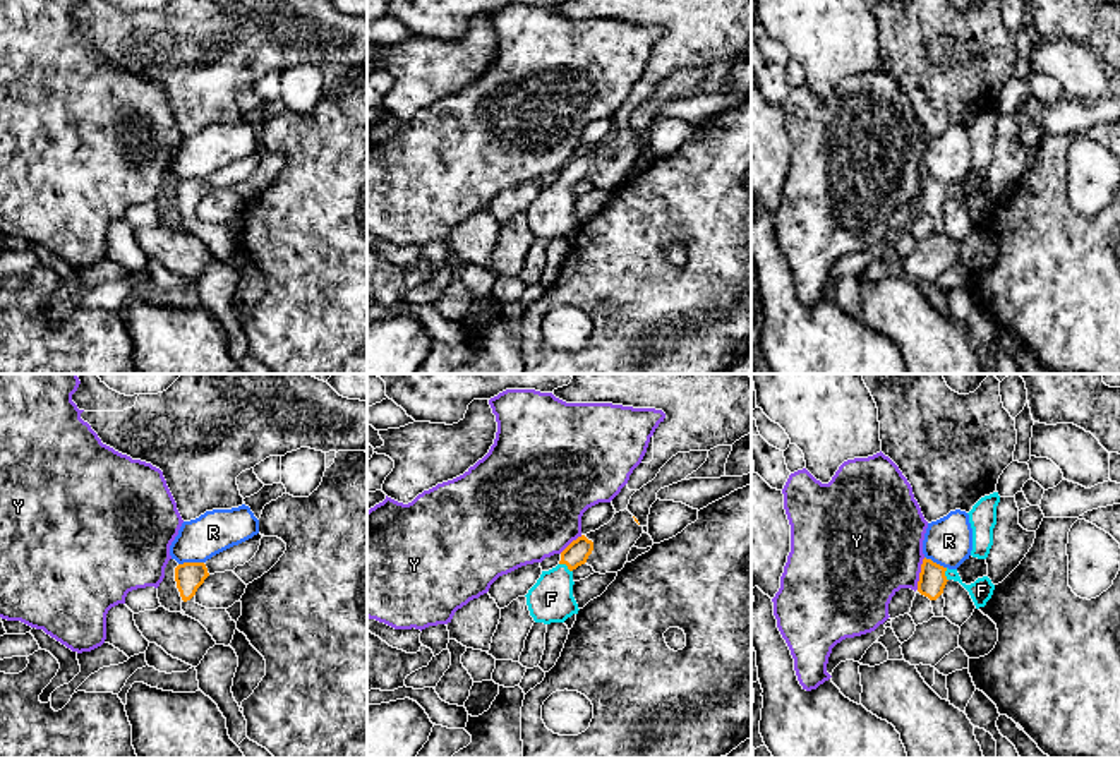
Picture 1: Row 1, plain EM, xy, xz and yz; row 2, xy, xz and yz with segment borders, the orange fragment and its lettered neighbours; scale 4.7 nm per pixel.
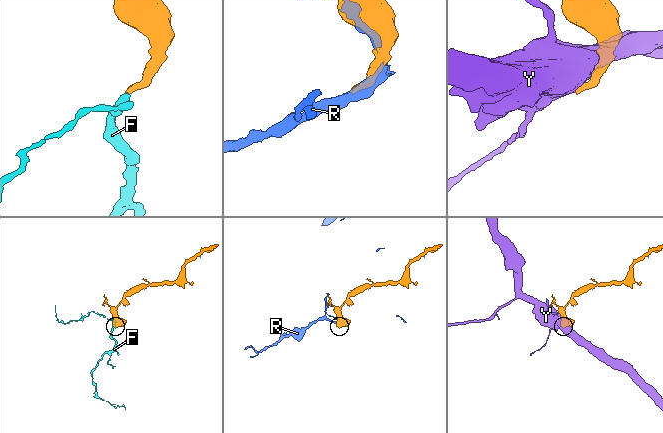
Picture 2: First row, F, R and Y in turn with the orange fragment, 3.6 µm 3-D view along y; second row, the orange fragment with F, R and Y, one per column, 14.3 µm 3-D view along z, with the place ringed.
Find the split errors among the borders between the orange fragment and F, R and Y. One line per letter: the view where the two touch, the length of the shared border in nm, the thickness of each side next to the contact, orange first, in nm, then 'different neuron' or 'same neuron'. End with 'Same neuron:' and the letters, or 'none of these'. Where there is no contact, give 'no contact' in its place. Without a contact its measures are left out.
F: meets orange in xz; contact 80 nm long; 110 nm thick on the orange side, 220 nm on the other; same neuron
R: meets orange in xy; contact 120 nm long; 140 nm thick on the orange side, 200 nm on the other; different neuron
Y: meets orange in yz; contact 160 nm long; 130 nm thick on the orange side, 460 nm on the other; different neuron
Same neuron: F

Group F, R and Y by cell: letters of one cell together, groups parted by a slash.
F / R / Y

